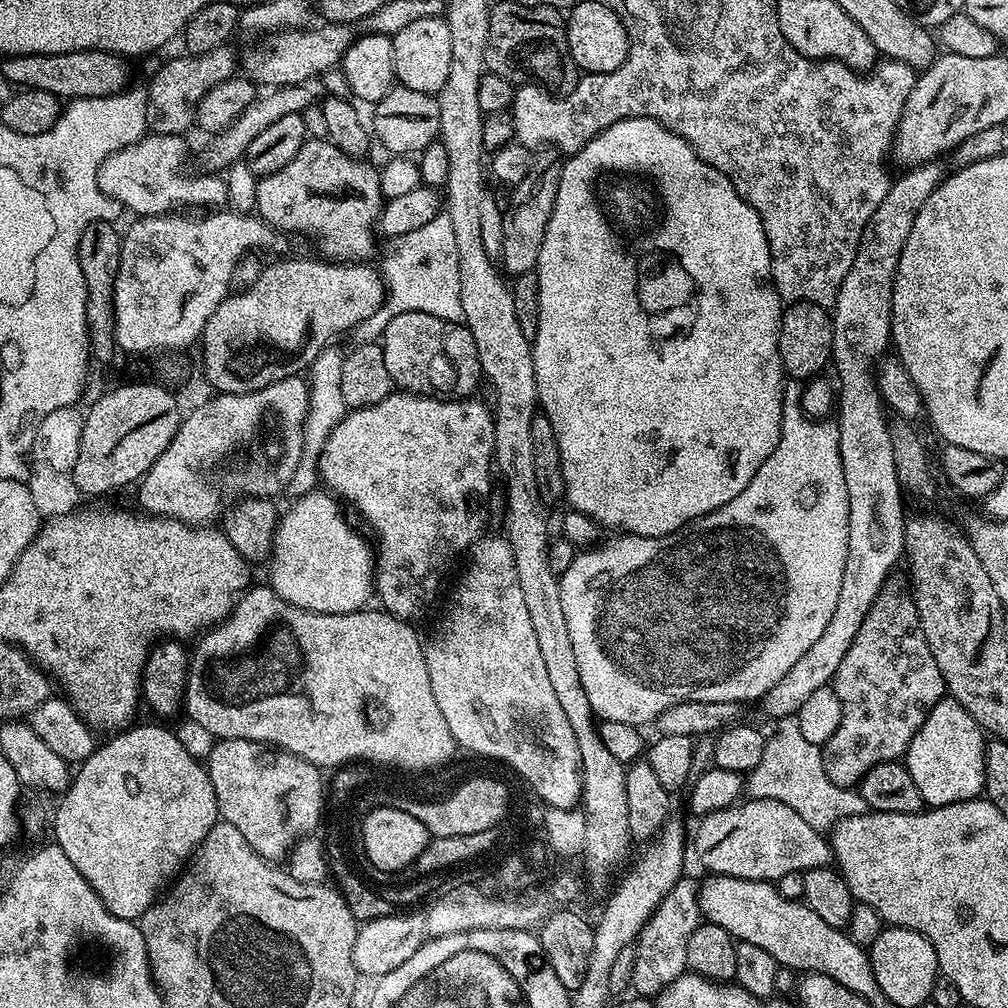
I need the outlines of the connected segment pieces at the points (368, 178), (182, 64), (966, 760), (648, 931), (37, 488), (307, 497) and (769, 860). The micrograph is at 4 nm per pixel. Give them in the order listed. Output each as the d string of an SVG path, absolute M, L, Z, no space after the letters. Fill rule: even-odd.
M309 138L305 140L302 150L298 150L298 154L294 154L293 160L286 165L282 166L282 170L274 170L274 174L269 176L262 176L257 179L256 182L256 212L258 213L261 220L264 223L270 225L273 230L279 230L280 228L284 232L297 232L300 236L313 236L314 239L320 243L320 248L325 257L331 258L336 262L364 262L376 252L376 240L377 237L374 235L374 229L377 227L380 219L380 209L384 207L386 201L382 190L380 189L380 173L375 167L371 168L370 165L364 164L363 159L348 156L345 152L340 150L338 146L334 146L331 140L327 138Z
M225 46L197 57L191 54L179 54L180 56L174 57L173 60L166 61L153 74L152 81L146 84L146 91L148 94L148 126L155 135L178 136L187 133L187 128L191 129L195 125L196 112L200 109L205 94L214 86L218 86L218 82L226 82L234 74L230 49L231 47Z
M939 700L928 712L926 722L914 734L906 753L906 767L925 805L941 808L959 800L975 800L984 792L984 749L986 733L966 714L956 700Z
M681 878L662 898L662 902L654 910L640 931L640 937L634 945L636 957L632 971L633 989L637 988L639 995L644 998L655 998L670 982L685 975L688 963L686 962L686 946L690 943L690 934L702 922L700 912L700 894L697 881Z
M58 407L42 420L35 431L34 442L29 452L29 474L26 478L35 508L45 517L62 516L77 507L80 493L72 482L71 472L78 460L81 445L83 411L79 407Z
M324 490L303 493L284 515L277 521L273 553L270 557L269 587L280 598L300 609L316 613L352 613L361 611L372 596L375 585L375 555L371 543L355 532L344 518L341 503Z
M748 798L731 804L729 808L707 812L699 817L697 824L700 825L696 828L696 856L702 867L718 876L774 882L782 878L782 874L829 867L834 860L829 837L821 829L810 826L810 822L805 822L795 810L790 810L790 806L782 806L782 802Z

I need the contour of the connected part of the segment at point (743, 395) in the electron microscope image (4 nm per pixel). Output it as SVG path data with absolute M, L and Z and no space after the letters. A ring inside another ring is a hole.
M630 118L629 120L619 120L614 122L602 134L590 138L582 150L571 153L564 160L562 178L558 182L558 198L554 198L554 210L550 214L550 222L546 226L546 238L542 238L542 254L538 254L538 262L535 269L538 278L538 334L530 341L532 345L532 357L534 358L534 378L536 379L536 398L542 414L554 426L554 434L558 438L558 454L560 455L560 465L564 475L564 500L567 507L573 512L586 514L600 525L601 529L617 528L615 531L629 536L665 536L671 532L677 532L679 528L684 528L699 516L710 514L730 498L738 498L742 490L758 474L758 466L774 454L774 446L778 446L780 437L780 427L784 417L784 385L786 383L786 373L780 364L778 354L778 334L780 333L780 318L782 315L782 301L776 293L776 288L772 285L772 252L768 249L768 239L764 233L762 222L758 214L747 202L734 190L734 182L722 174L722 170L714 170L678 134L666 130L657 120L650 118Z

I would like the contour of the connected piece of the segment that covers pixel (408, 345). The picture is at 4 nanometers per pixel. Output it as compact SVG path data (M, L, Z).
M407 312L390 318L382 337L386 354L386 370L390 370L390 378L397 389L437 398L468 398L479 384L482 384L482 373L478 362L478 346L474 346L474 338L470 330L463 324L434 318L434 314Z

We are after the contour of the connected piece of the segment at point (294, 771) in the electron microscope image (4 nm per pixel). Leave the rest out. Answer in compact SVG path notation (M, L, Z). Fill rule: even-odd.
M217 739L208 755L206 767L214 786L219 819L234 825L264 860L287 861L297 842L317 831L316 823L324 812L324 802L326 804L326 780L320 777L322 772L317 765L289 752L261 746L256 740Z

